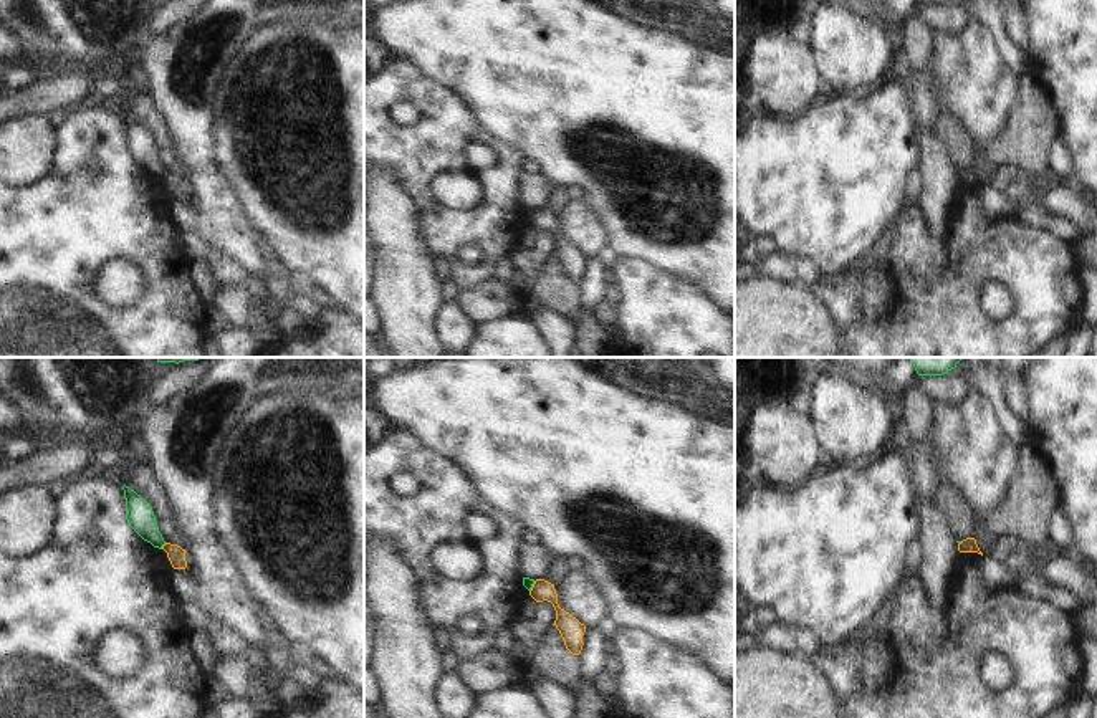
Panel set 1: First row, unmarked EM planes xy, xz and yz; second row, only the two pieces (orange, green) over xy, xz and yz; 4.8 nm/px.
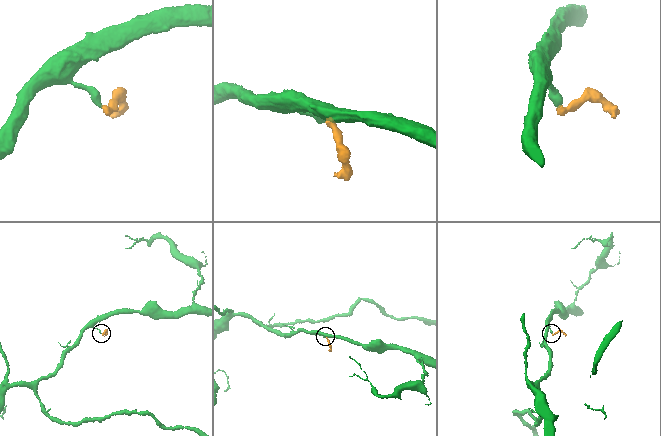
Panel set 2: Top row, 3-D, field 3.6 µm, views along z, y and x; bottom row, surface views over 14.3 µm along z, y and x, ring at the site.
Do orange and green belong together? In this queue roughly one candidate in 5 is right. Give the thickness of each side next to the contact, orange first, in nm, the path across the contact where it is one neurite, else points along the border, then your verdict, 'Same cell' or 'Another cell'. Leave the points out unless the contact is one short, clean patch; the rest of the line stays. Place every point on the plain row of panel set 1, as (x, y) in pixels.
Thickness 90 nm (orange) against 140 nm. Boundary: xy (166, 172), (161, 177). Another cell.

